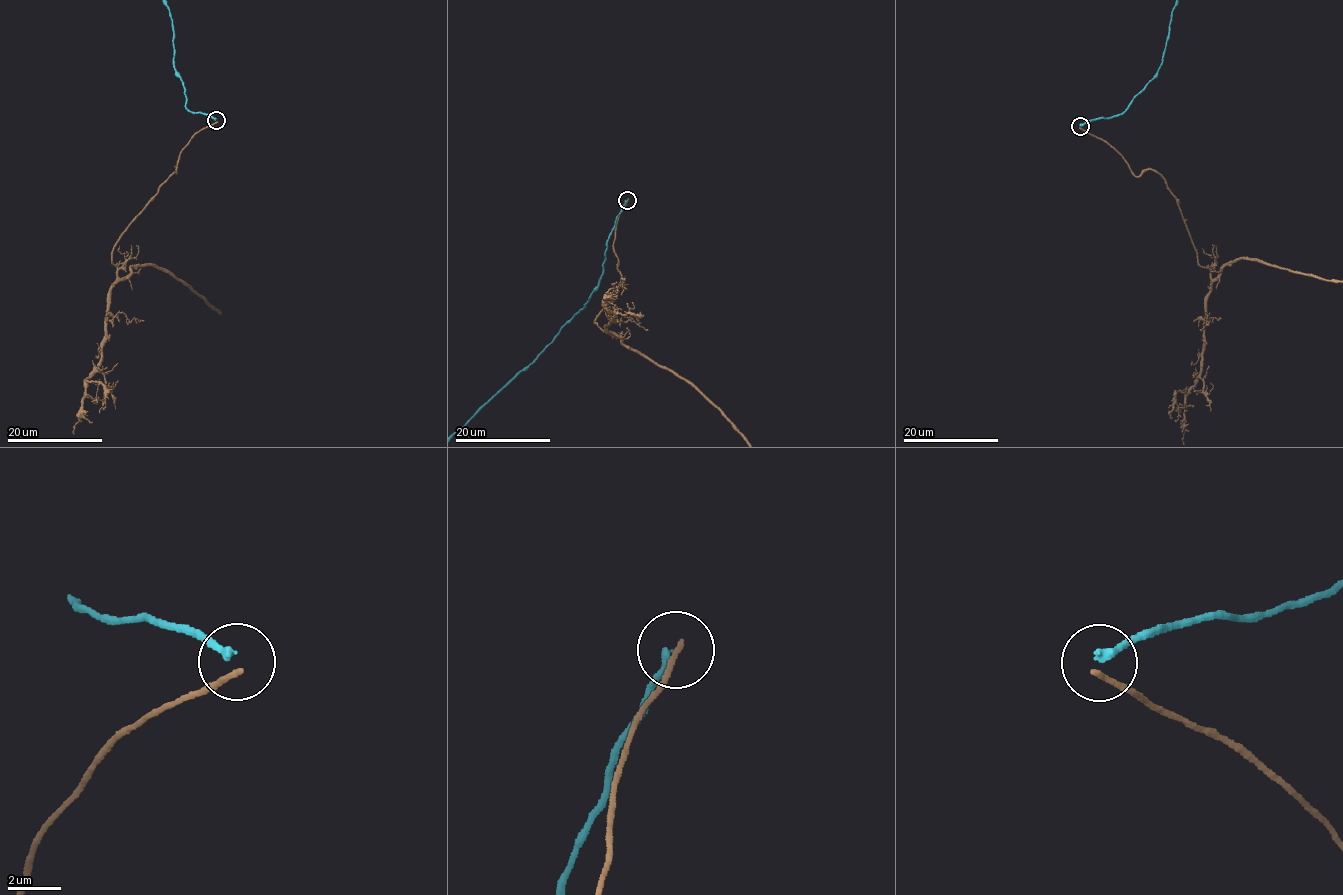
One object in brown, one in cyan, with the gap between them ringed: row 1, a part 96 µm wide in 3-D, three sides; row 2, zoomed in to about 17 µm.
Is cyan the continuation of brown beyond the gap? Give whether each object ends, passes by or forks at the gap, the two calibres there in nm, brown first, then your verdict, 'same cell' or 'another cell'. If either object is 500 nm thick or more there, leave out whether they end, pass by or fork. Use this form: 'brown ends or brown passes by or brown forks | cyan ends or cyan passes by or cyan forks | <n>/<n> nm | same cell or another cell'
brown ends | cyan ends | 240/300 nm | another cell

